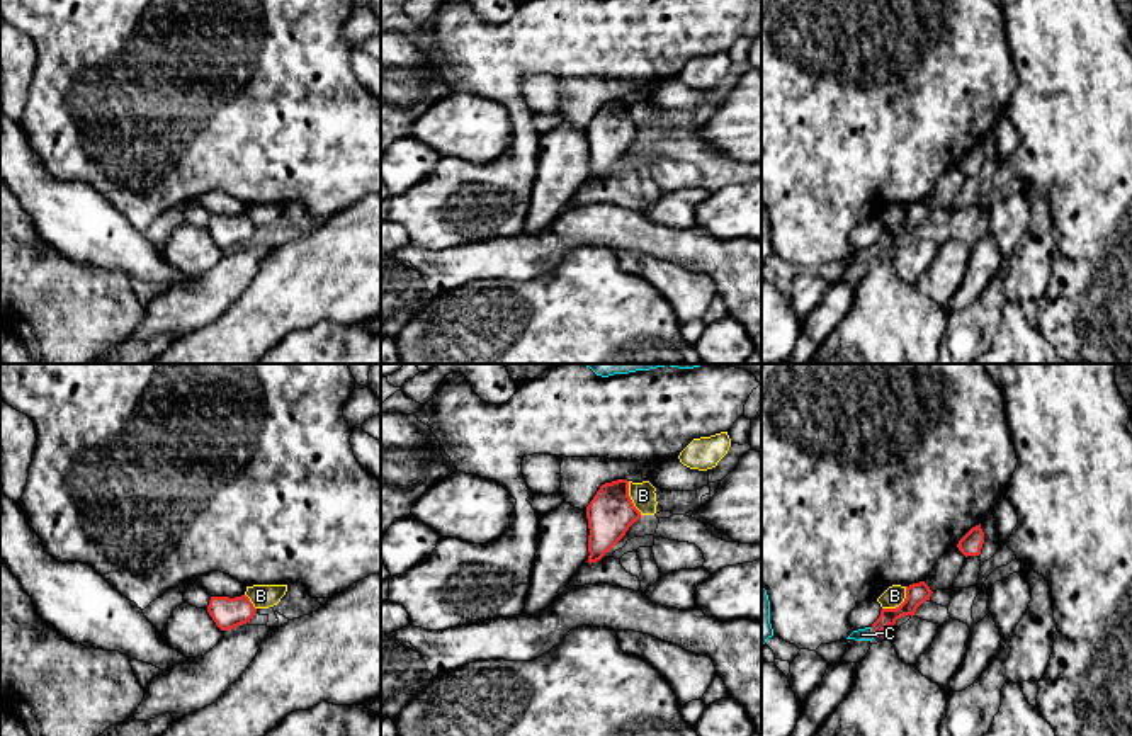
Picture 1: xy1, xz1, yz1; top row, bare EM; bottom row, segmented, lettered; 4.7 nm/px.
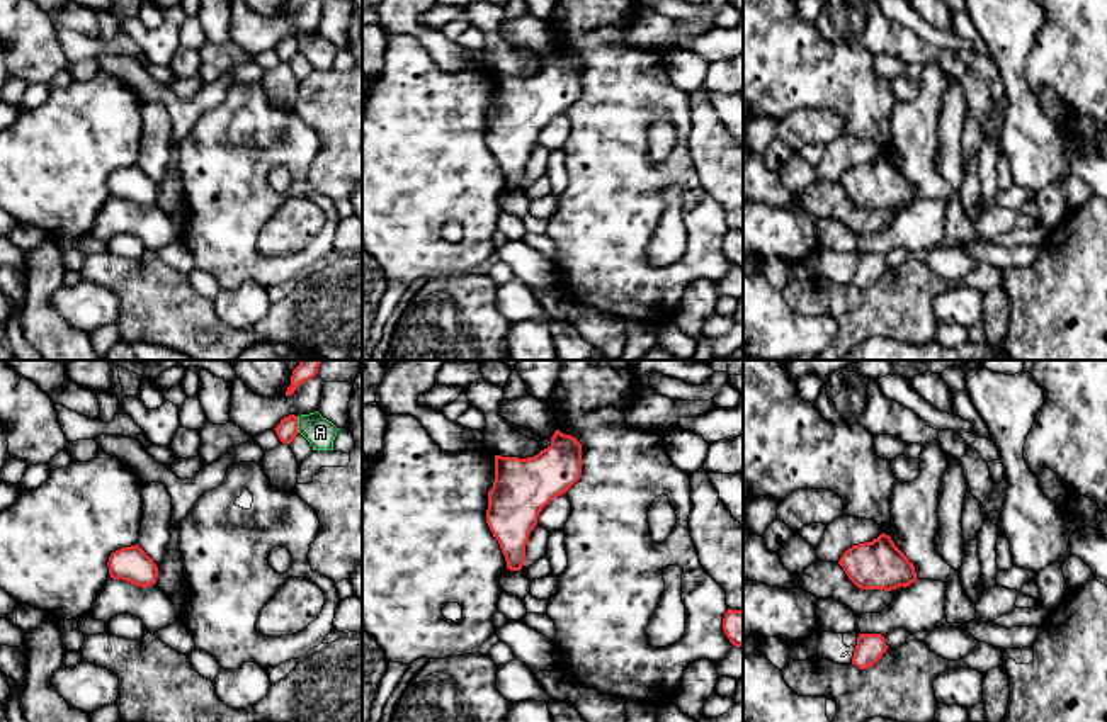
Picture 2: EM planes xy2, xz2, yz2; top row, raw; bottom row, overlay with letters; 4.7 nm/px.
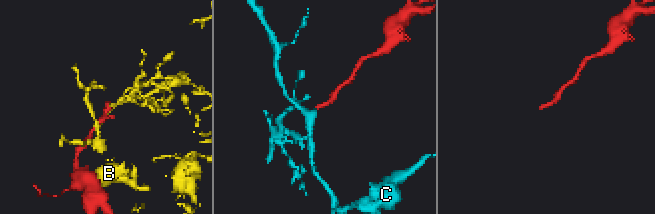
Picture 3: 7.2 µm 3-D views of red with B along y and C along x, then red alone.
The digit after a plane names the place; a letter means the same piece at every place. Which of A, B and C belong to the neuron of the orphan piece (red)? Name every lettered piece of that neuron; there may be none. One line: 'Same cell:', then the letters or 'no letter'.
Same cell: C

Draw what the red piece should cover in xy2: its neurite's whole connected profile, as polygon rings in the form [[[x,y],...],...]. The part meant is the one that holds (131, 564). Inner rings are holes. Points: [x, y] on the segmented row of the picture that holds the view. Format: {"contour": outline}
{"contour": [[[138,544],[112,552],[107,566],[112,579],[122,579],[141,588],[156,583],[158,567]]]}

